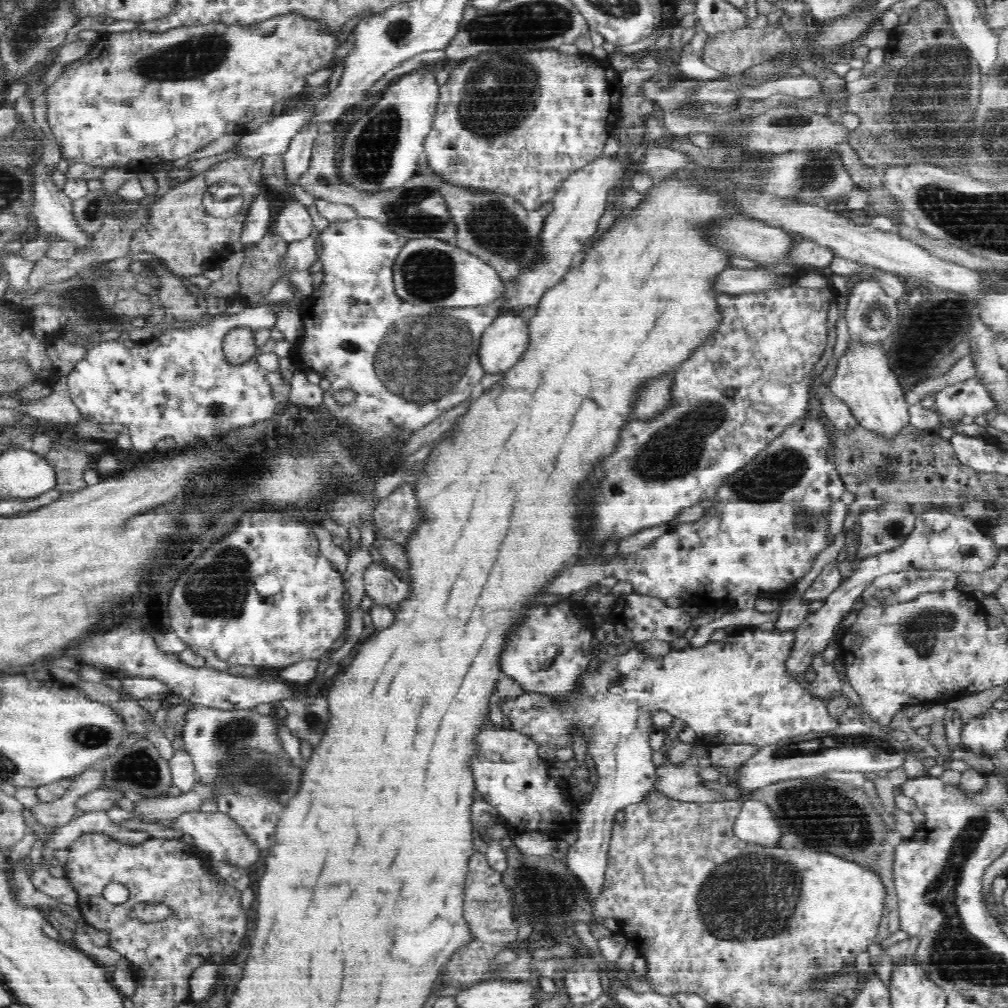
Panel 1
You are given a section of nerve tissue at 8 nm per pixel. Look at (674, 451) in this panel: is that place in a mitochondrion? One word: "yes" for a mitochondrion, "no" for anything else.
yes

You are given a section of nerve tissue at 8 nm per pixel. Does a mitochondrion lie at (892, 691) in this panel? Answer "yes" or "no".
no

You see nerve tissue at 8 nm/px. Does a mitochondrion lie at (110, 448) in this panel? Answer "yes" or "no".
no

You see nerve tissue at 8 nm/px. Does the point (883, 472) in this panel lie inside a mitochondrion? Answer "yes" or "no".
yes

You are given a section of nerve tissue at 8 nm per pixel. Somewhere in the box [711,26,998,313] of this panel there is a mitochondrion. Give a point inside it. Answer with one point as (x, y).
(929, 101)

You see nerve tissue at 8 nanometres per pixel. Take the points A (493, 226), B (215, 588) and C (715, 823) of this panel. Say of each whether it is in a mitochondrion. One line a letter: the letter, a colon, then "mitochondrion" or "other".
A: mitochondrion
B: mitochondrion
C: other

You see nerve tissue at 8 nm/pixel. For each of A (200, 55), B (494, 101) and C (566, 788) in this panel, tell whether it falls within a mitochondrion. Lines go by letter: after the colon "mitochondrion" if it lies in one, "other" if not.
A: mitochondrion
B: mitochondrion
C: other

